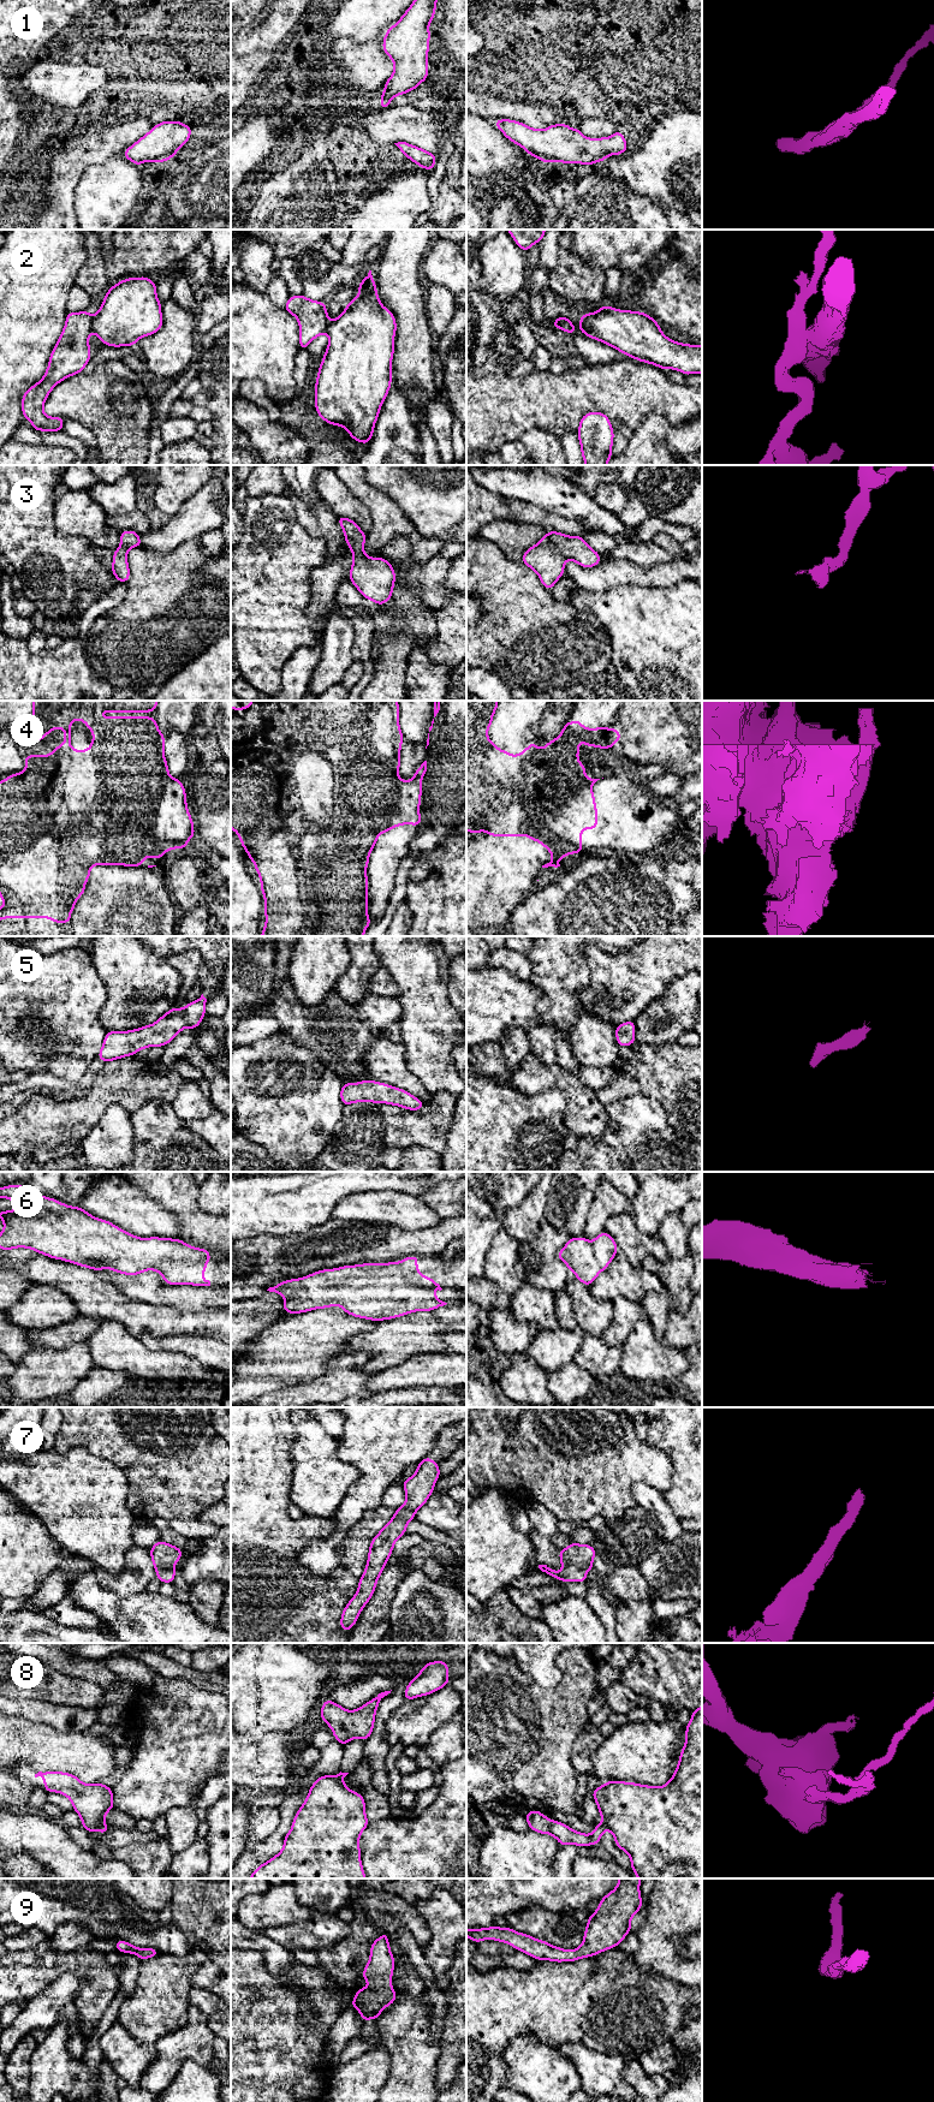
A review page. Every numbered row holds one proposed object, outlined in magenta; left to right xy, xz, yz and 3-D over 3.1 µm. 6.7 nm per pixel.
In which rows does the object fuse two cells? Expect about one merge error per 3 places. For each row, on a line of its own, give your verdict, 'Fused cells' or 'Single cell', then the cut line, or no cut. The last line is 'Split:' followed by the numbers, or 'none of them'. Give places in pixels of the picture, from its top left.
1: Single cell. No split
2: Fused cells. Split along xy (94, 316), (90, 329)
3: Single cell. No split
4: Fused cells. Split along yz (589, 778), (559, 790), (541, 805), (541, 820), (569, 851)
5: Single cell. No split
6: Single cell. No split
7: Single cell. No split
8: Fused cells. Split along yz (601, 1823), (606, 1828)
9: Single cell. No split
Split: 2, 4, 8

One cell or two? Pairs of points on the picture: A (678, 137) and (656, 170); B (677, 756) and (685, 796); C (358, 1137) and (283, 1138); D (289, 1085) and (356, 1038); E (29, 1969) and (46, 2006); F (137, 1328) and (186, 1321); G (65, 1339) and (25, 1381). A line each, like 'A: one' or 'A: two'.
A: one
B: two
C: two
D: two
E: two
F: one
G: two

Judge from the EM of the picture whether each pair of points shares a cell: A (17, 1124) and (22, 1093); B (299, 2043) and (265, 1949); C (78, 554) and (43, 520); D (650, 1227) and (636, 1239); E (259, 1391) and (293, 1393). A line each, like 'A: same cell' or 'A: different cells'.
A: different cells
B: different cells
C: same cell
D: different cells
E: different cells

